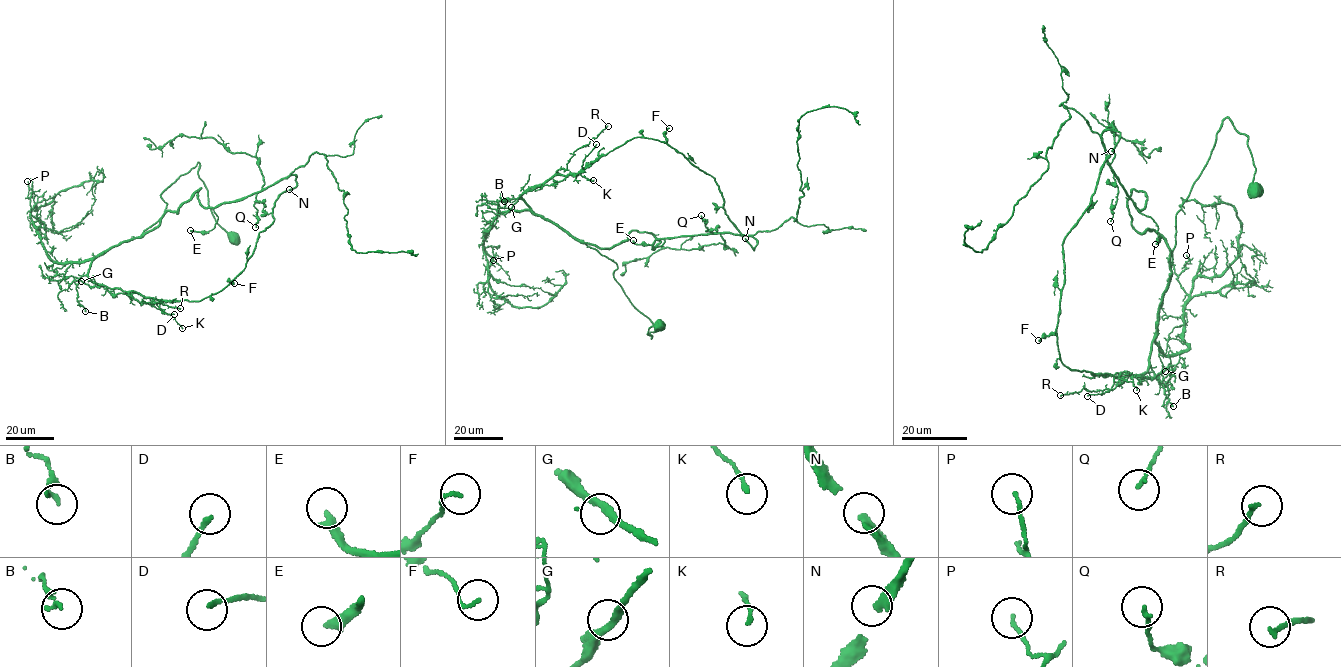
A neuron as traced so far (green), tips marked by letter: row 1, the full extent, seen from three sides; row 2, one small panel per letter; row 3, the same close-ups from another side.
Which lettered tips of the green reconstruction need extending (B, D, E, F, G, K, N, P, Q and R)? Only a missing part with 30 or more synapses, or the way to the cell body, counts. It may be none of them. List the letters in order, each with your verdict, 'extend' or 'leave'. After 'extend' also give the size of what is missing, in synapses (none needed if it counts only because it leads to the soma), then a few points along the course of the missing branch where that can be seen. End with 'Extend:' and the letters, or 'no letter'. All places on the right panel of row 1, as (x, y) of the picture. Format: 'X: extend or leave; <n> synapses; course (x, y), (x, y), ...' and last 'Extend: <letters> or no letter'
B: leave
D: leave
E: extend; 35 synapses; course (1155, 244), (1151, 247), (1142, 246), (1125, 223), (1122, 198), (1124, 179)
F: leave
G: leave
K: leave
N: leave
P: leave
Q: leave
R: leave
Extend: E

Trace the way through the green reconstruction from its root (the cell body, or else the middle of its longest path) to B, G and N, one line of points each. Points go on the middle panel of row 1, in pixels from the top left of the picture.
B: (659, 325), (649, 328), (652, 338), (655, 326), (615, 279), (614, 261), (536, 214), (522, 199), (504, 201)
G: (659, 325), (652, 338), (614, 261), (529, 210), (484, 203), (511, 207)
N: (659, 325), (652, 338), (616, 264), (586, 243), (724, 232), (754, 250), (745, 238)

